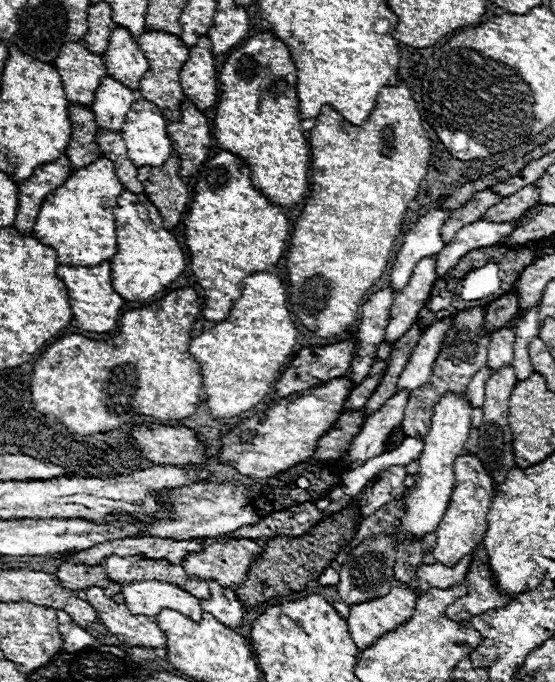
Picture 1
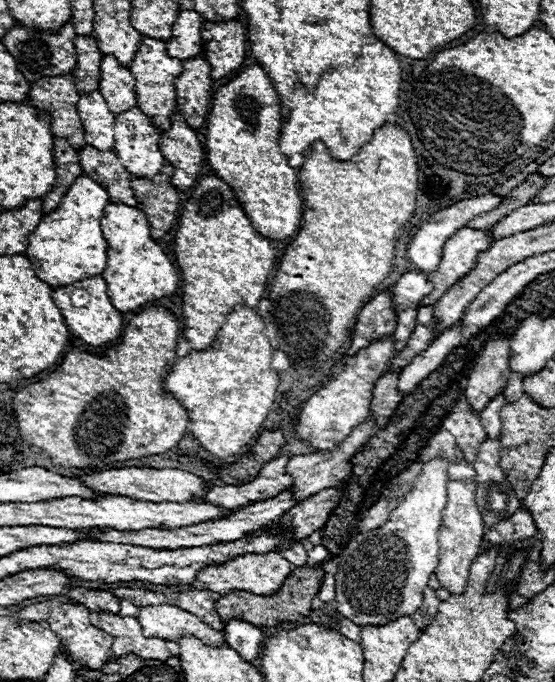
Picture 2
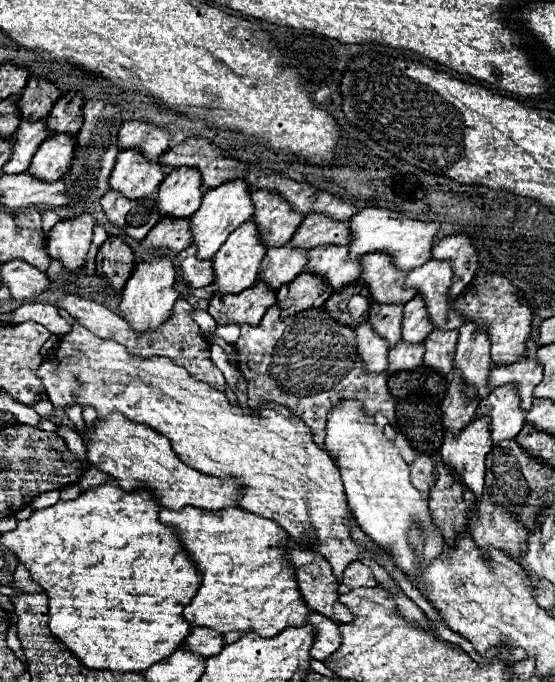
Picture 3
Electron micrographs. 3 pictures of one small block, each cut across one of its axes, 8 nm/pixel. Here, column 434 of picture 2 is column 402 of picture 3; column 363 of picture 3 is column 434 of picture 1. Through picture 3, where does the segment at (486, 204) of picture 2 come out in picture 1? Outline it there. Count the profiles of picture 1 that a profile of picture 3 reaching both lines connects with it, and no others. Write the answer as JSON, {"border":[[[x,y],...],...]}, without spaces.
{"border":[[[430,210],[426,216],[420,216],[418,222],[414,224],[412,230],[406,232],[404,242],[396,254],[392,272],[390,272],[390,284],[394,290],[402,290],[406,288],[410,276],[412,276],[412,268],[422,260],[422,258],[430,258],[436,256],[444,244],[440,238],[440,228],[444,224],[444,220],[448,218],[450,212],[442,212],[442,210]]]}

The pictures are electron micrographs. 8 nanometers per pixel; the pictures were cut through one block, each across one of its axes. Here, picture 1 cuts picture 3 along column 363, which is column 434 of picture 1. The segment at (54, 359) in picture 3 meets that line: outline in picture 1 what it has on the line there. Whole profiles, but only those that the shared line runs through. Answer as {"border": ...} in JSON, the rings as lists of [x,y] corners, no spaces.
{"border":[[[462,452],[454,462],[454,474],[456,474],[454,476],[456,484],[454,484],[454,490],[450,496],[450,504],[448,504],[448,508],[438,524],[438,530],[436,530],[438,542],[432,550],[434,558],[446,566],[458,564],[460,558],[470,554],[484,540],[484,534],[488,530],[486,514],[488,514],[490,500],[494,496],[494,480],[484,470],[484,464],[476,454]]]}

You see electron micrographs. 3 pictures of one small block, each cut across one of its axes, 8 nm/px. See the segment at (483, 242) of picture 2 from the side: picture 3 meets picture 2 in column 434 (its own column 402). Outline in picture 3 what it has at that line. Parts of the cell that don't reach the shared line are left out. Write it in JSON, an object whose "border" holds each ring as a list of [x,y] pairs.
{"border":[[[372,252],[362,256],[362,276],[360,282],[370,286],[374,302],[394,304],[408,302],[416,296],[416,288],[404,288],[408,272],[396,268],[394,260],[386,252]]]}

